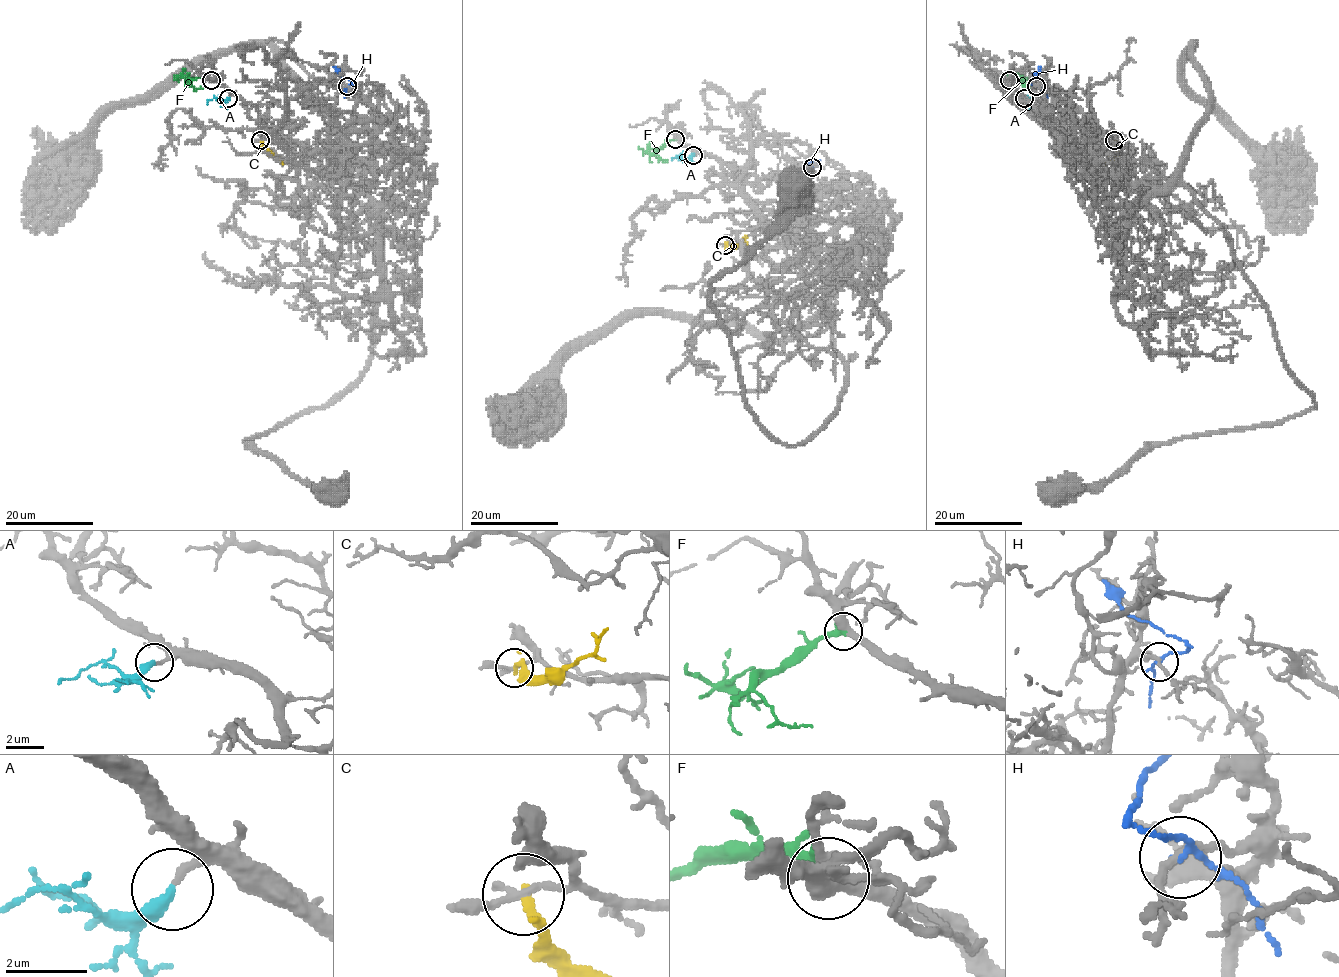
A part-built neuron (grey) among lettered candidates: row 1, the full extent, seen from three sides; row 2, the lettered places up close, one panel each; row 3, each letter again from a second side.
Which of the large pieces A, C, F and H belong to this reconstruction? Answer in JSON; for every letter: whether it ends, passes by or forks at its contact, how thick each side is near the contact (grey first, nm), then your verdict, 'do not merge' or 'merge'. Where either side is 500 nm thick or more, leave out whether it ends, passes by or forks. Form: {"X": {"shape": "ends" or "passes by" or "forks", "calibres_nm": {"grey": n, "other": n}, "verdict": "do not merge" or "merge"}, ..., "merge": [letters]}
{"A": {"shape": "ends", "calibres_nm": {"grey": 180, "other": 340}, "verdict": "merge"}, "C": {"shape": "passes by", "calibres_nm": {"grey": 180, "other": 180}, "verdict": "do not merge"}, "F": {"shape": "passes by", "calibres_nm": {"grey": 340, "other": 240}, "verdict": "merge"}, "H": {"shape": "passes by", "calibres_nm": {"grey": 170, "other": 110}, "verdict": "do not merge"}, "merge": ["A", "F"]}

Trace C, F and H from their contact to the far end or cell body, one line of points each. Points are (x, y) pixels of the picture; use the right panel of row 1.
C: (1114, 140), (1116, 152), (1105, 163)
F: (1009, 80), (1015, 78), (1031, 89)
H: (1036, 86), (1031, 81), (1040, 67)

